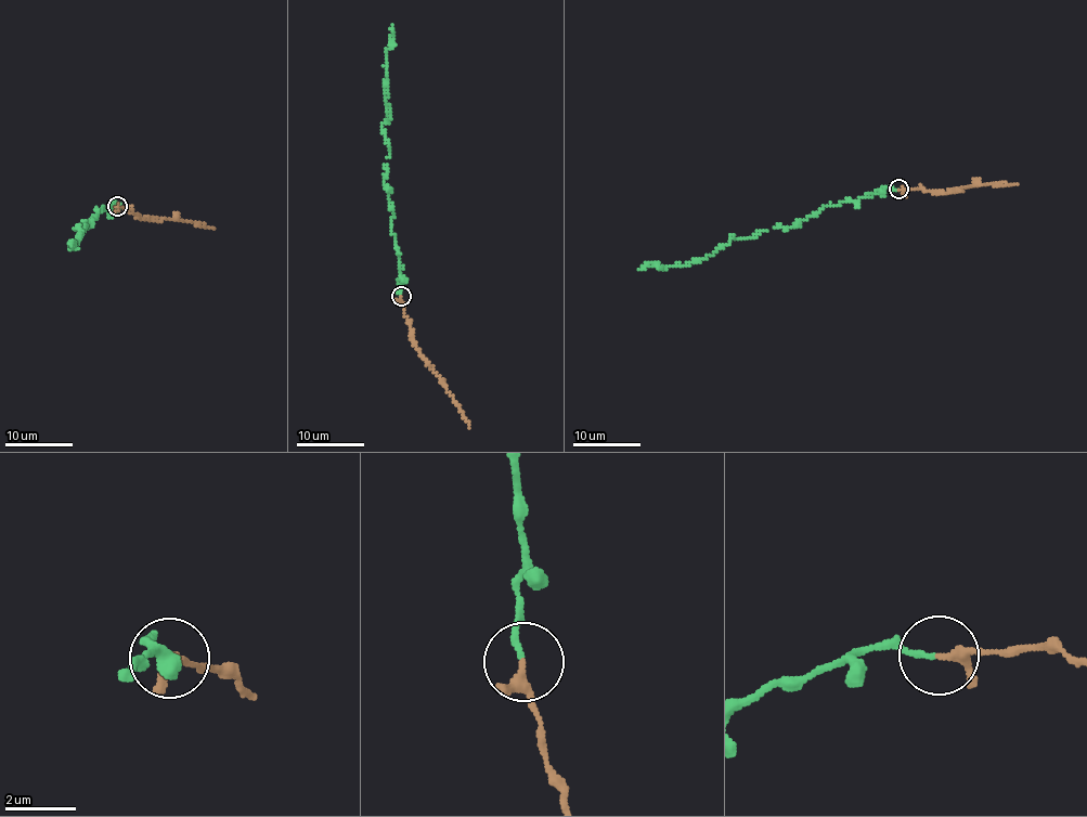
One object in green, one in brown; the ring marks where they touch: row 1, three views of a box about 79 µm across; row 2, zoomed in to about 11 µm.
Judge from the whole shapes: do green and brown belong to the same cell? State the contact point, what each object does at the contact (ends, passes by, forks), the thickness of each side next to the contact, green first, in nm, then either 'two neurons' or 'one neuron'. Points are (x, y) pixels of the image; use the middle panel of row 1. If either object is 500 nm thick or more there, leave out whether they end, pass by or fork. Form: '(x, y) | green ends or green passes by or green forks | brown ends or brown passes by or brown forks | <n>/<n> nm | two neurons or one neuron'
(401, 296) | green ends | brown passes by | 150/200 nm | one neuron

